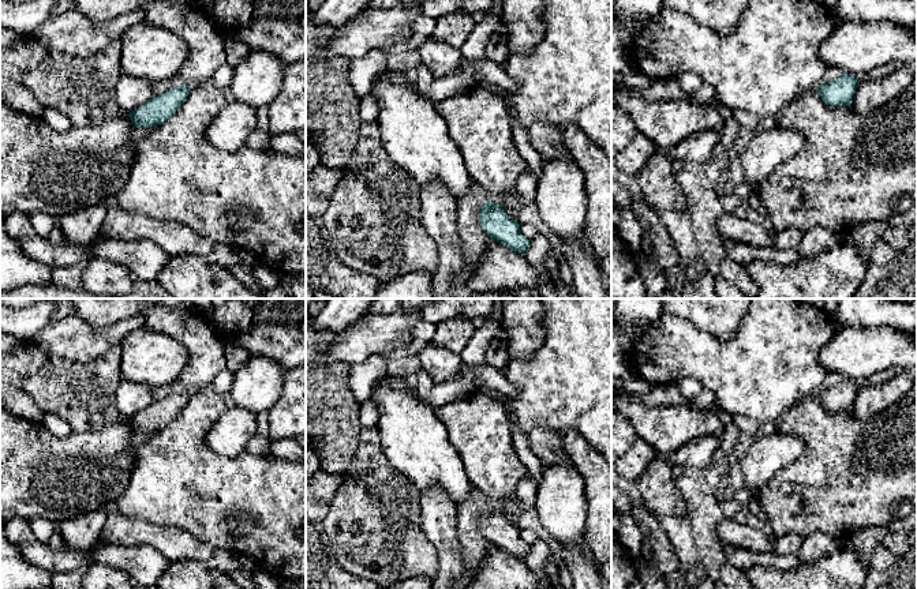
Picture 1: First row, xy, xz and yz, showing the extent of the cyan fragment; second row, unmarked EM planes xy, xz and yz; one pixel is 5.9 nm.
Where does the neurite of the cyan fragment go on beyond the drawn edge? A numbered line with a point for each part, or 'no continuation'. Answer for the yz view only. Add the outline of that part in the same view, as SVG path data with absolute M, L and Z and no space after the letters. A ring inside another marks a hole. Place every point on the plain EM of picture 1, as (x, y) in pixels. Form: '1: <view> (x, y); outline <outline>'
no continuation

